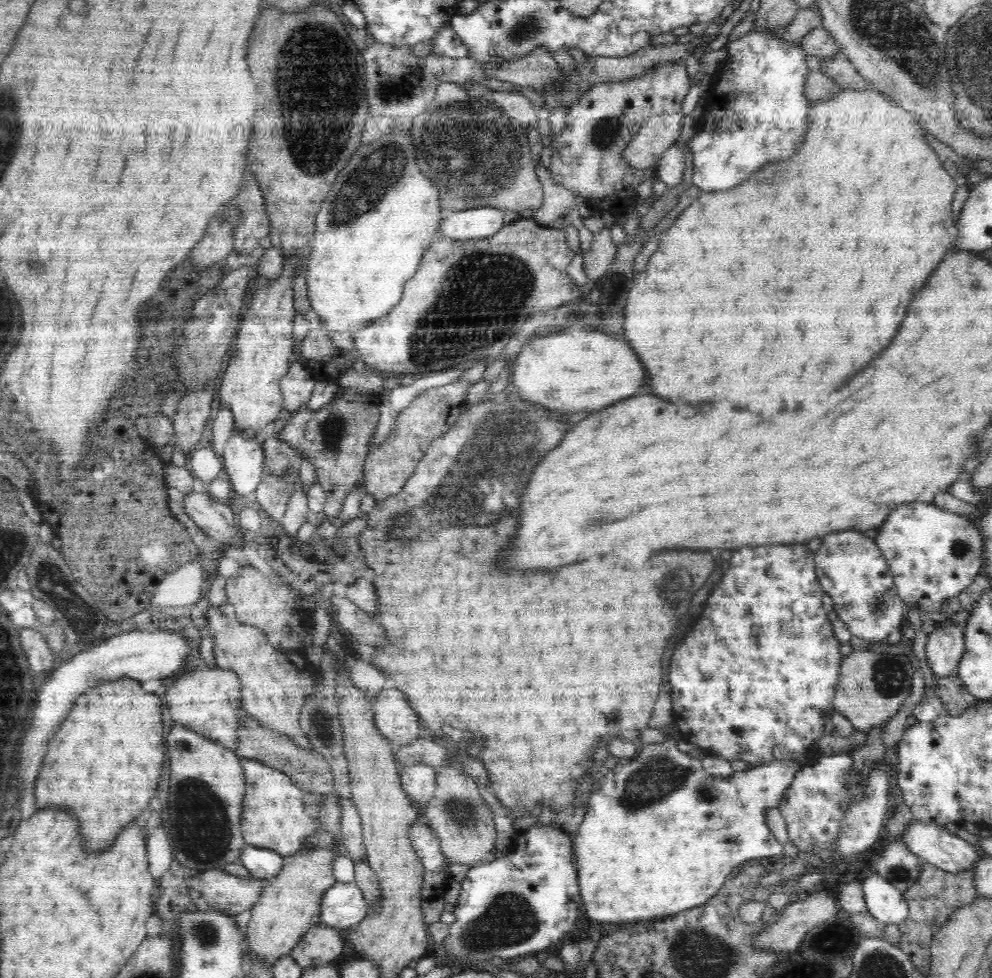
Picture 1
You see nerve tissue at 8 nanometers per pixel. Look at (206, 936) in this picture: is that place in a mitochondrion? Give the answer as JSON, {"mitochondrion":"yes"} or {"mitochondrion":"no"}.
{"mitochondrion":"yes"}

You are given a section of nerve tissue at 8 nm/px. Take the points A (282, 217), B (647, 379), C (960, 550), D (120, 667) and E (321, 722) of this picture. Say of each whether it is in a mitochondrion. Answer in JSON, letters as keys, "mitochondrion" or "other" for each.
{"A":"other","B":"other","C":"mitochondrion","D":"other","E":"mitochondrion"}

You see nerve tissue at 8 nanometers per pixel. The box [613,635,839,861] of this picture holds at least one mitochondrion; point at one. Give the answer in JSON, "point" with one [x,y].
{"point":[658,777]}

